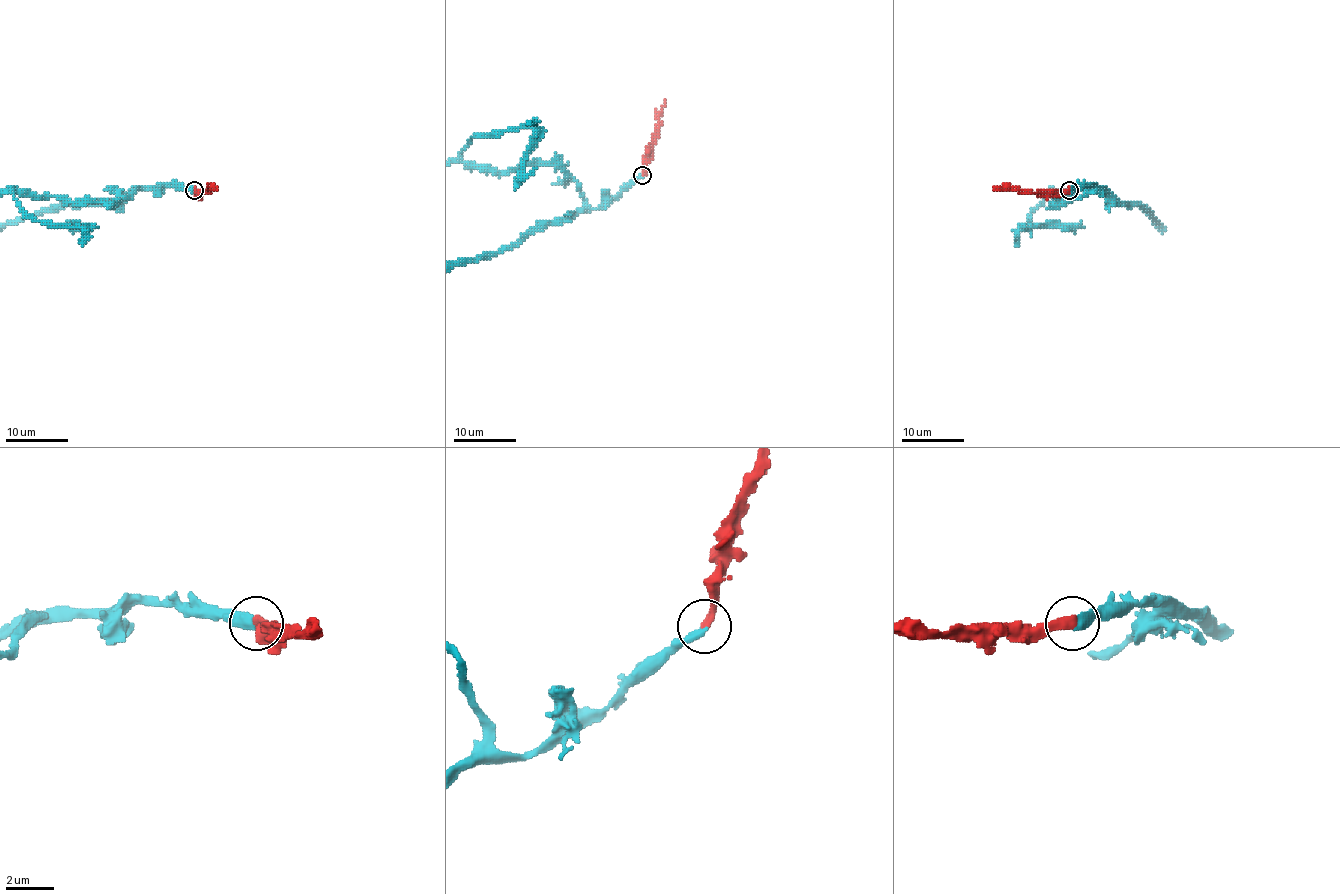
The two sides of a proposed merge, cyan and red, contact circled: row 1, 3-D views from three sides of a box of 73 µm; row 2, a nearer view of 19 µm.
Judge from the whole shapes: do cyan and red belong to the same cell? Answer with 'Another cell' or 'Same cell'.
Same cell

